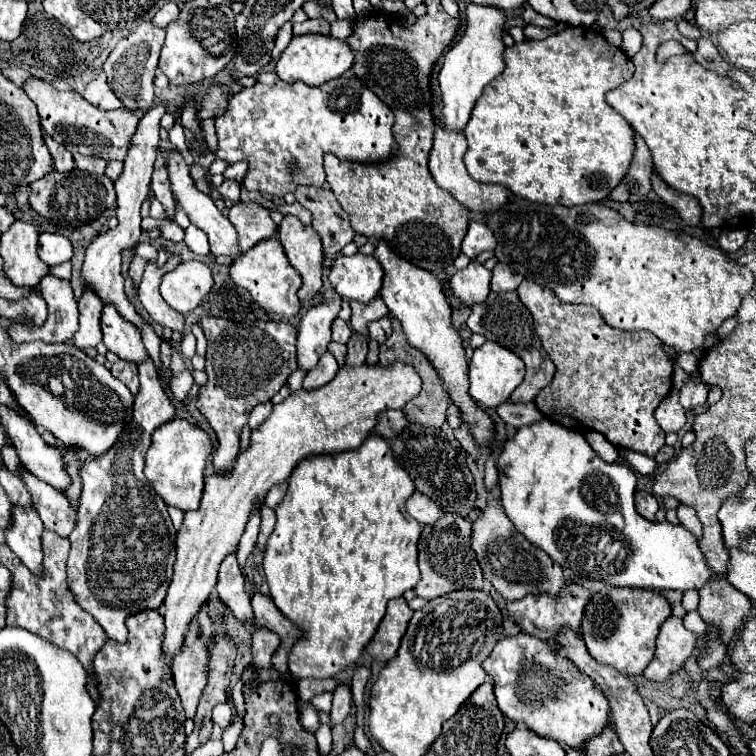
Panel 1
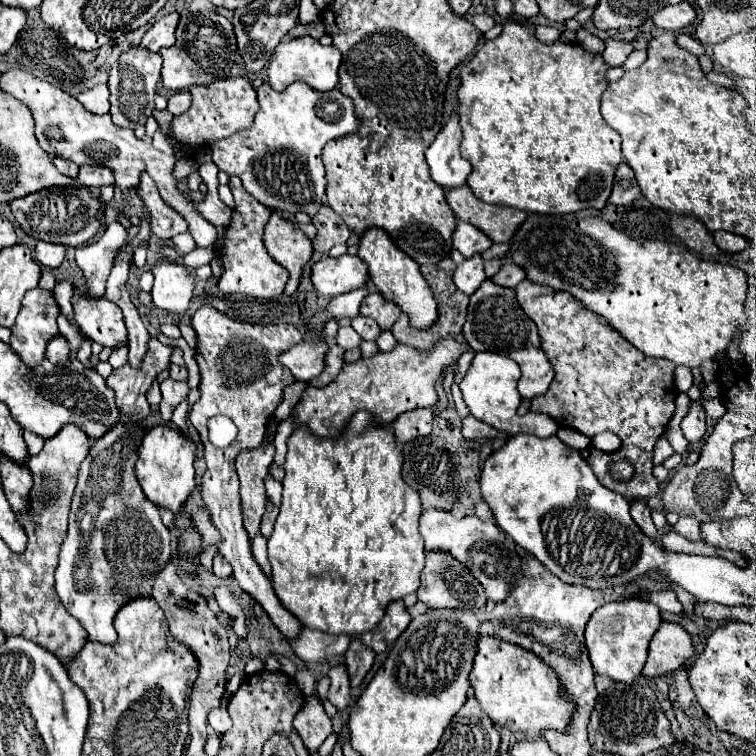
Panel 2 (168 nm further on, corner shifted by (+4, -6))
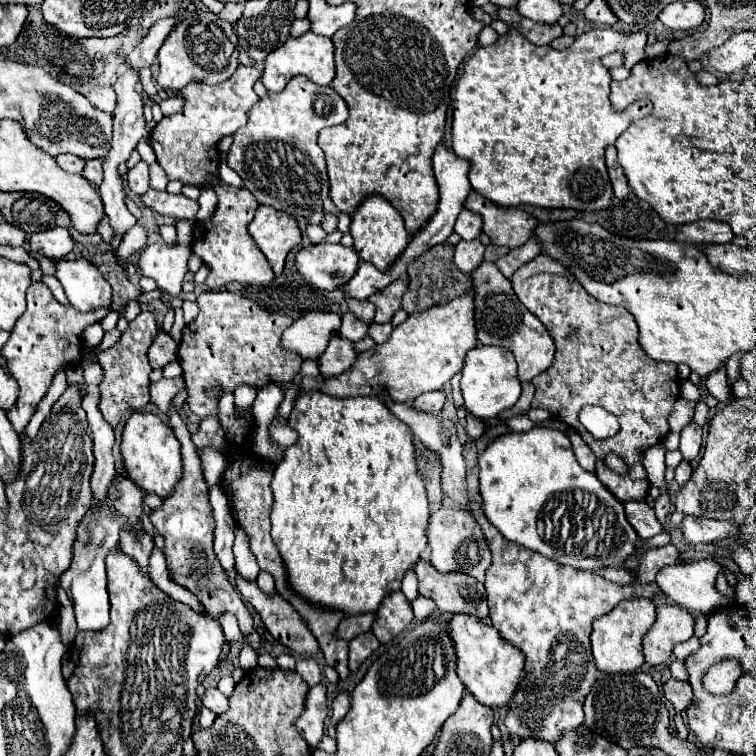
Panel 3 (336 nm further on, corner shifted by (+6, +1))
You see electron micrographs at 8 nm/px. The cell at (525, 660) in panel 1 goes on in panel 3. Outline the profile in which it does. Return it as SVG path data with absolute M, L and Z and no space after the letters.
M454 615L446 631L454 643L456 651L456 673L462 679L464 687L474 695L476 701L488 707L506 707L518 681L522 679L522 665L524 657L510 641L506 641L492 625L482 623L474 615Z

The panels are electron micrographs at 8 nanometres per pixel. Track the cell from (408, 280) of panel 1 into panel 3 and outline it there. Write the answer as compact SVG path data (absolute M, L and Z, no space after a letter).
M368 195L366 201L362 201L350 217L350 235L354 237L354 249L362 261L376 265L376 269L386 269L386 265L390 265L390 261L394 261L394 257L398 257L398 253L402 253L406 247L408 231L404 229L402 215L390 205L390 201L386 201L386 197L382 199L380 195Z

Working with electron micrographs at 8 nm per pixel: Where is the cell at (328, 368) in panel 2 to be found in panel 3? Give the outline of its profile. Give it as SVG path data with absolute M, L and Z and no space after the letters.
M334 335L330 339L326 351L318 359L320 373L326 373L326 377L336 377L336 375L344 373L346 369L350 369L354 365L354 361L356 361L354 343L340 335Z

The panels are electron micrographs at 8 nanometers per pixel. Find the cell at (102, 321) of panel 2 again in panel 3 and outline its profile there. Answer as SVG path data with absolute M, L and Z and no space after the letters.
M58 259L54 261L54 277L62 283L68 301L78 311L94 311L98 307L110 307L112 289L102 277L96 265L86 259Z

